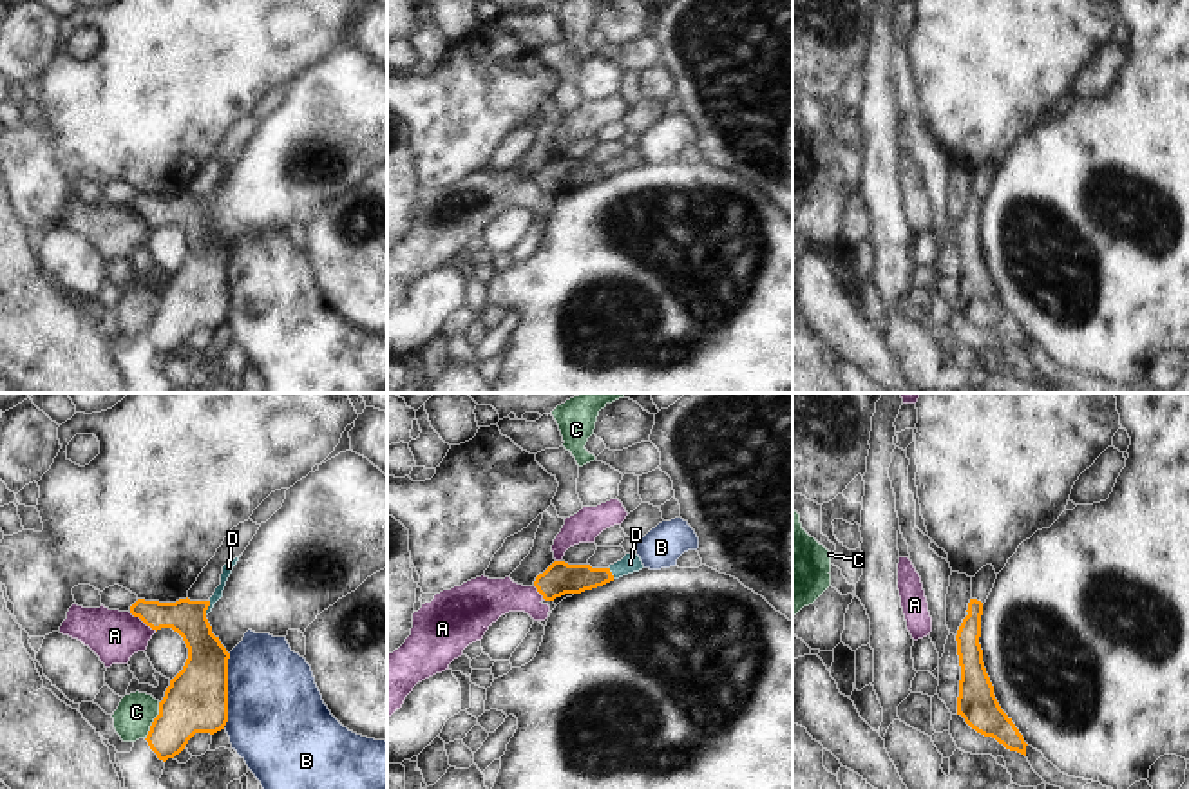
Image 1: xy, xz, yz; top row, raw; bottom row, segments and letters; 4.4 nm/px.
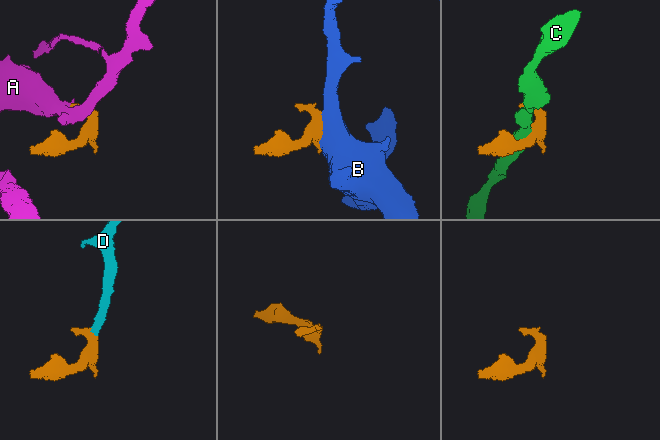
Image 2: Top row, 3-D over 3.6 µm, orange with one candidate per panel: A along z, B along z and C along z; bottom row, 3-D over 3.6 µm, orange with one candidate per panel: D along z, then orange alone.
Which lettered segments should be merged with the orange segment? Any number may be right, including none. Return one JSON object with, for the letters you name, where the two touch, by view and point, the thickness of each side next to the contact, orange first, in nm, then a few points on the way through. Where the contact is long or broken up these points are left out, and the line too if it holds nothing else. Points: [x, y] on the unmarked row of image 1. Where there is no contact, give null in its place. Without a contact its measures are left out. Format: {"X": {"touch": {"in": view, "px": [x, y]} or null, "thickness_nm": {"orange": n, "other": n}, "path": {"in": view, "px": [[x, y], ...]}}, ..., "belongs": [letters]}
{"D": {"touch": {"in": "xy", "px": [207, 203]}, "thickness_nm": {"orange": 190, "other": 50}, "path": {"in": "xy", "px": [[207, 259], [207, 203], [218, 189], [228, 161]]}}, "belongs": ["D"]}

